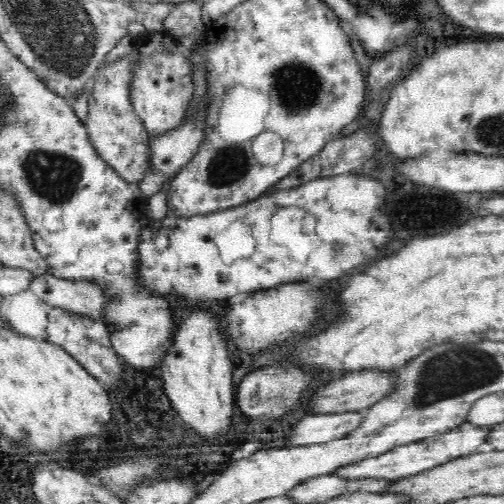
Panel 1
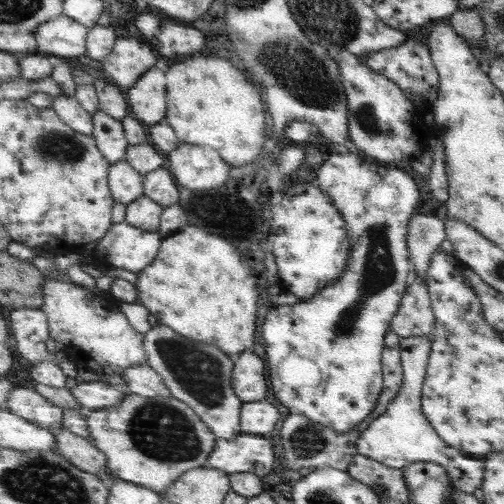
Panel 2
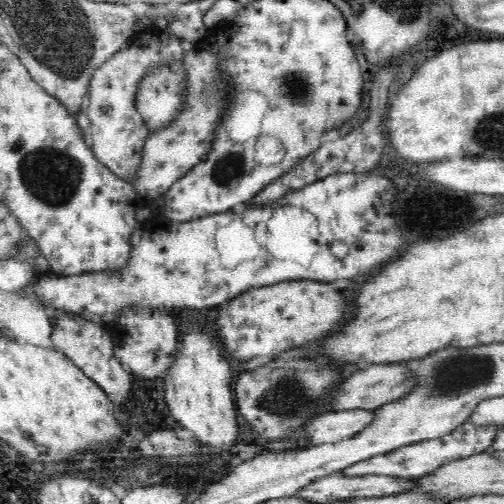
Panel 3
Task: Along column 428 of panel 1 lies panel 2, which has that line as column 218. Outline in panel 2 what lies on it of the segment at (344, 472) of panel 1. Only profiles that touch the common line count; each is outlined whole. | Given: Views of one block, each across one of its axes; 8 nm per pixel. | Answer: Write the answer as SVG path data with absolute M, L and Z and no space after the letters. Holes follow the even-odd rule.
M241 434L233 440L223 440L223 438L215 438L215 446L207 458L207 468L215 468L215 470L223 470L227 476L229 474L255 474L259 478L263 478L265 474L269 474L271 466L273 466L273 446L269 444L269 440L265 436L257 438L257 436L247 436Z

